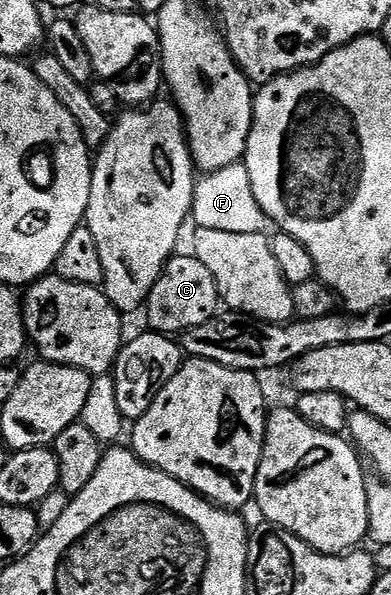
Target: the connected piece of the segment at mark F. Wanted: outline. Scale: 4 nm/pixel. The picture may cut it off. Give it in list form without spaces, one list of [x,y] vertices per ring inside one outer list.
[[[243,161],[207,173],[197,182],[190,219],[196,227],[227,233],[258,233],[271,238],[279,232],[277,223],[258,205]]]

